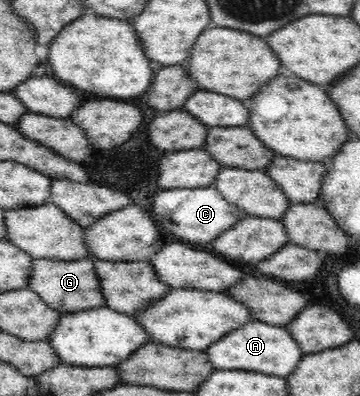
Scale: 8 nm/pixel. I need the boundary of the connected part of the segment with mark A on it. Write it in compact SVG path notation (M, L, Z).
M257 320L227 333L225 337L214 341L204 352L215 370L247 370L279 377L287 377L294 372L305 354L286 327L271 326Z

